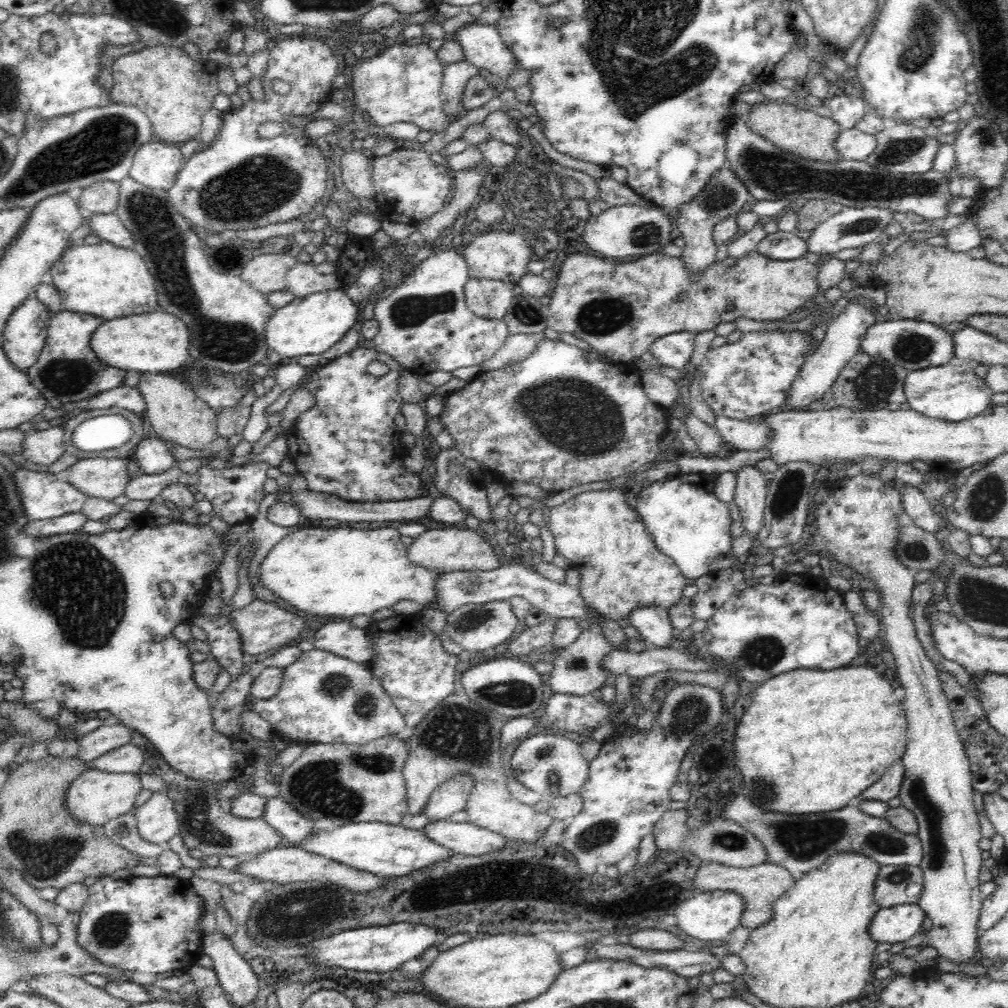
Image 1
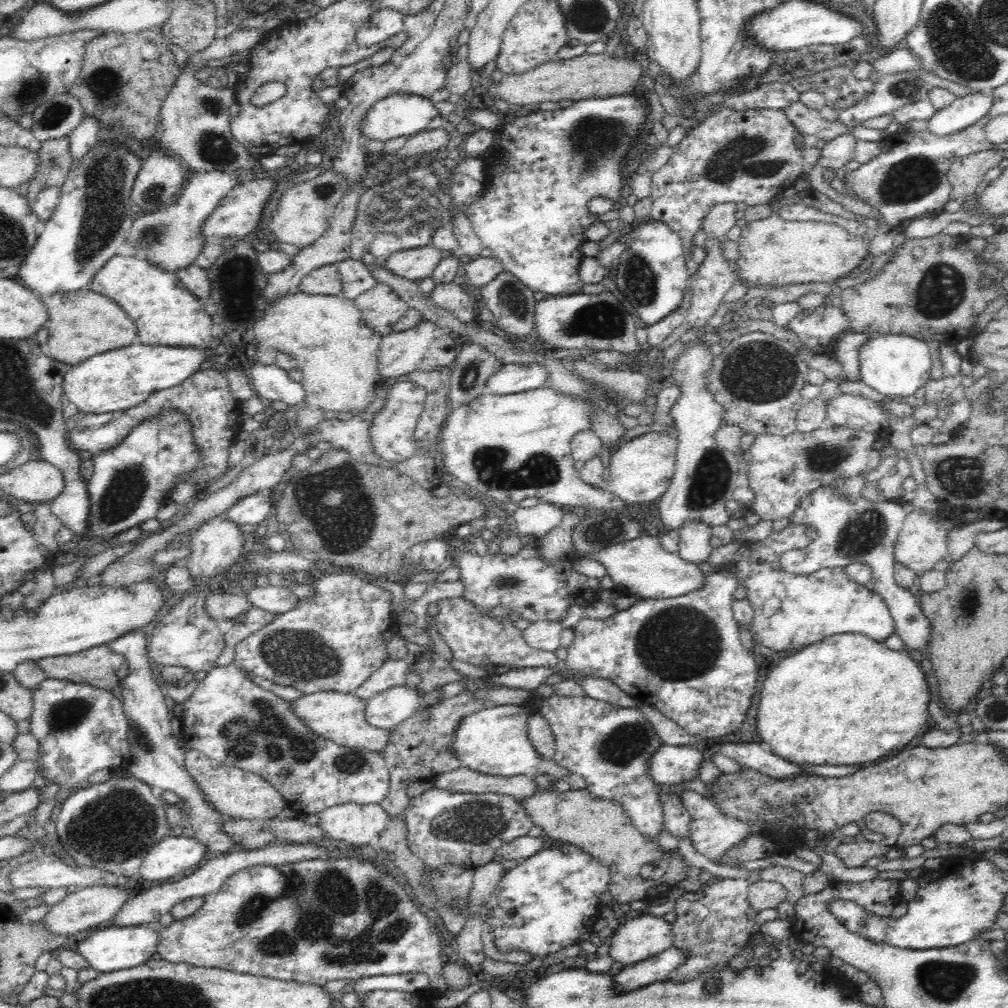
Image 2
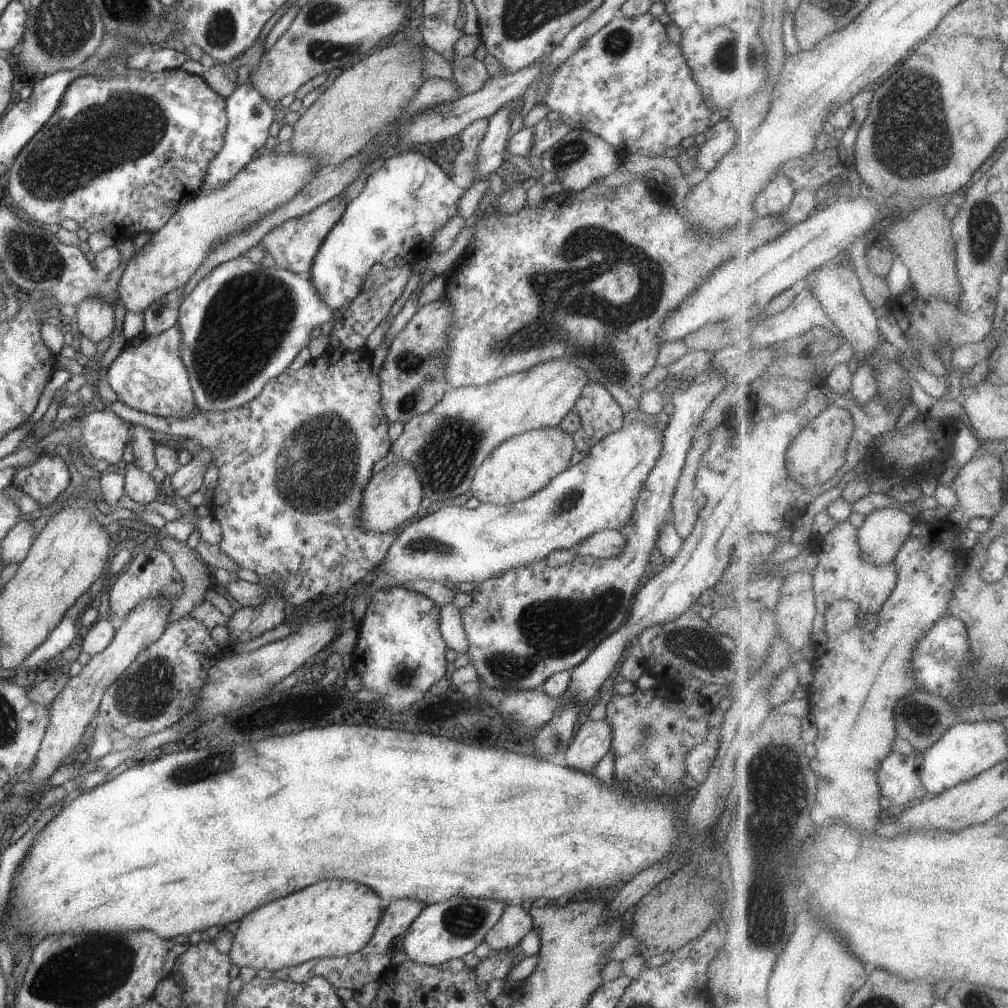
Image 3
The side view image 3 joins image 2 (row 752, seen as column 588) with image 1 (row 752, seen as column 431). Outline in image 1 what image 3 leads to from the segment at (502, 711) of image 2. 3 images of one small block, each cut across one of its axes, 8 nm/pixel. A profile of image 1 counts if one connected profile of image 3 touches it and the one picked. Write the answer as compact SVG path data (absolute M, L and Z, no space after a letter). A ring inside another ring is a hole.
M548 731L528 735L515 744L511 756L511 771L518 782L528 790L549 799L578 793L589 774L589 762L582 756L579 744L568 739L563 733Z

